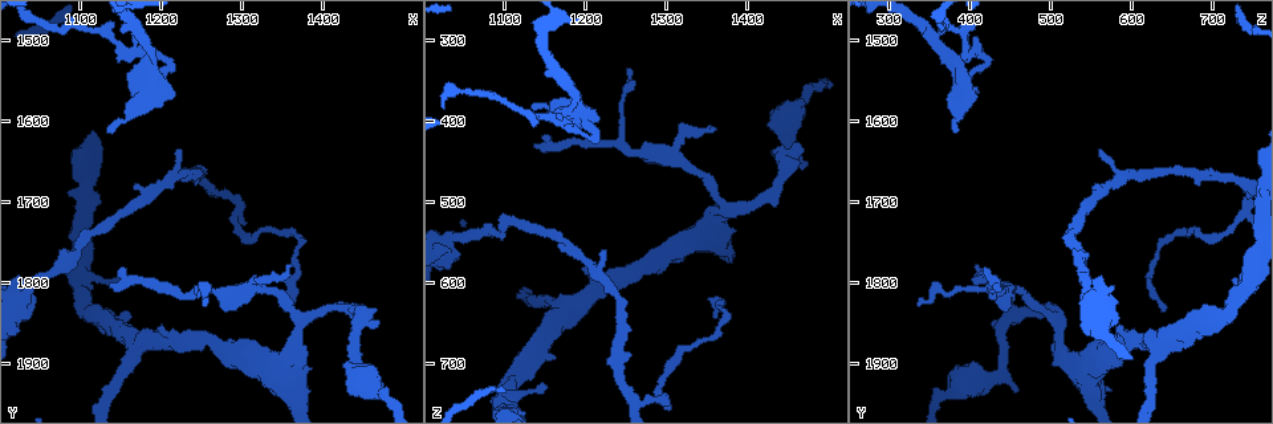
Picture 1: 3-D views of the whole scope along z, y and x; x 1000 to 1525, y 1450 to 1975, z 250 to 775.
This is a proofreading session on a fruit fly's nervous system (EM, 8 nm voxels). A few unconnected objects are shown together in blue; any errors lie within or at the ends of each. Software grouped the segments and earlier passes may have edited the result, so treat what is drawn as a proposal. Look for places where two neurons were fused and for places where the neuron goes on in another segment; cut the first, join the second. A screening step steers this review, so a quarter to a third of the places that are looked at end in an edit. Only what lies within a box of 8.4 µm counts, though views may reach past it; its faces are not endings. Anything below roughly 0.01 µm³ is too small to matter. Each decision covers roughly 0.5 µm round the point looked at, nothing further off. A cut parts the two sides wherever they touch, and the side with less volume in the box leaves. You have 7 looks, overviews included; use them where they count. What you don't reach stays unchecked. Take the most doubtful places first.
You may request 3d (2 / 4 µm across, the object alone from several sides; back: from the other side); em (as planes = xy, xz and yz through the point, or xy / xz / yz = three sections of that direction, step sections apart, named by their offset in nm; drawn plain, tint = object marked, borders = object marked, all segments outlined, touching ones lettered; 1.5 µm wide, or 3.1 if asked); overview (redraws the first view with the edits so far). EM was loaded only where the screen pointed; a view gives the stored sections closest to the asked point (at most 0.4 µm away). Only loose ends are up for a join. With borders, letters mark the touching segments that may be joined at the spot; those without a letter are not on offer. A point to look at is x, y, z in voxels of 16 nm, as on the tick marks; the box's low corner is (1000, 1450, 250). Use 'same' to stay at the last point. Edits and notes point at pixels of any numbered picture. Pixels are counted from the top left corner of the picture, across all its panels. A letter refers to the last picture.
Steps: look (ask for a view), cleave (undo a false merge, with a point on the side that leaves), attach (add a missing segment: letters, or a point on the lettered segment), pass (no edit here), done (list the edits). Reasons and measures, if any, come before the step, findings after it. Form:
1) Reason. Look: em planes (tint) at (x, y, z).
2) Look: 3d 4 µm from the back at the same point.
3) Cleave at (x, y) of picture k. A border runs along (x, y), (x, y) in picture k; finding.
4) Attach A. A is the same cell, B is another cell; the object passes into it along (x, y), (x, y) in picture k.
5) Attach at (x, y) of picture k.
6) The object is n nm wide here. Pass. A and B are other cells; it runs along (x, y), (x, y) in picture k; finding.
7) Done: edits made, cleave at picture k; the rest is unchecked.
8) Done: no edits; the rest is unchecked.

Free end. Look: em xy step 8 (borders) at (1215, 1530, 425).

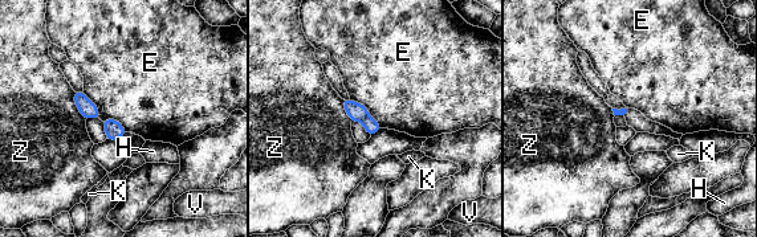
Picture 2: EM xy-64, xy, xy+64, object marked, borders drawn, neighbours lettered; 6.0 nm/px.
Cleave at (355, 111) of picture 2. E, H, K, V and Z are other cells; a border runs along (369, 115), (361, 121) in picture 2; a second neuron is stuck on.

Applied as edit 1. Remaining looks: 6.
Look: overview.

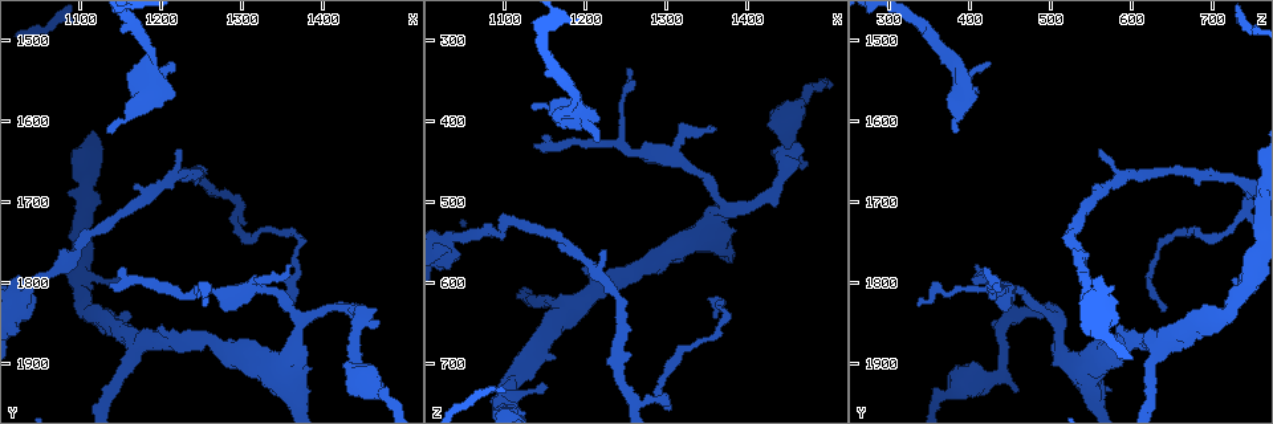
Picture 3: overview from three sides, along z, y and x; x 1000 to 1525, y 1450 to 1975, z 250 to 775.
Free end. Look: em planes (borders) at (1465, 1935, 455).

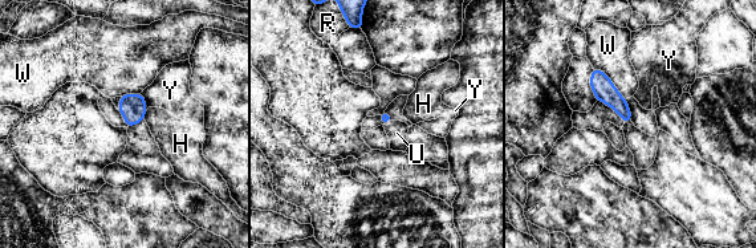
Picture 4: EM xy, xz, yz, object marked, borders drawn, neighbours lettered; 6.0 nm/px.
Attach U. U is the same cell, H, R, W and Y are other cells; it goes on there.

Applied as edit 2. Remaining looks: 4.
Redraw. Look: overview.

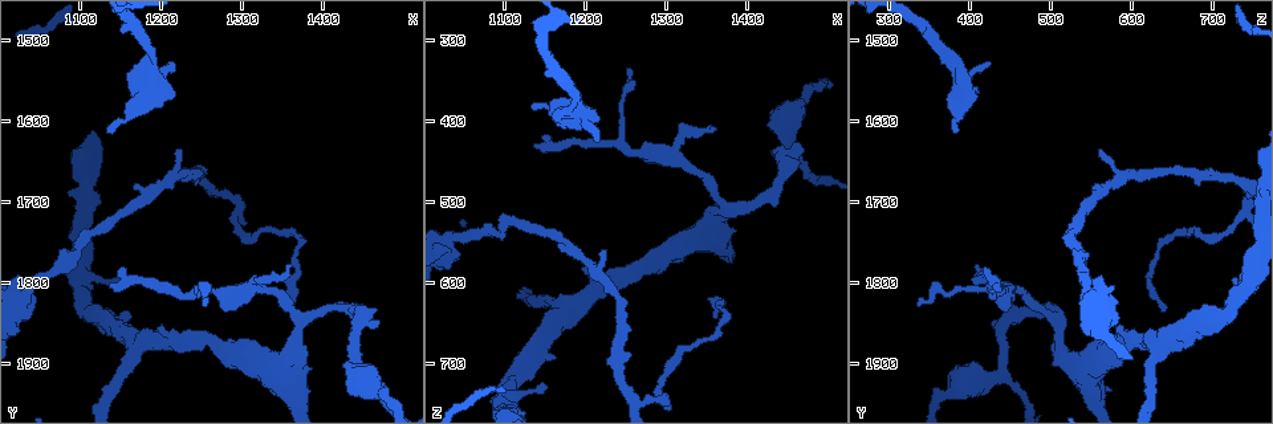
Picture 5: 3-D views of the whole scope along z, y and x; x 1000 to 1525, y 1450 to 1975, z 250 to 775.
Branch stops here. Look: 3d 4 µm at (1360, 1840, 640).

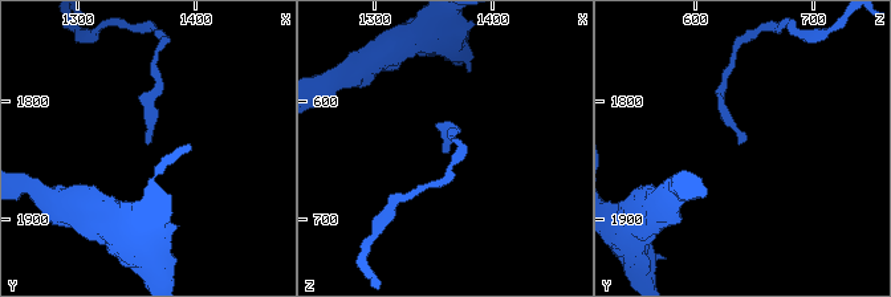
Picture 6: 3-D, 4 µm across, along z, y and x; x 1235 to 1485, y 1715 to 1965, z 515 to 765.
Now the EM. Look: em yz step 4 (tint) at (1360, 1836, 640).

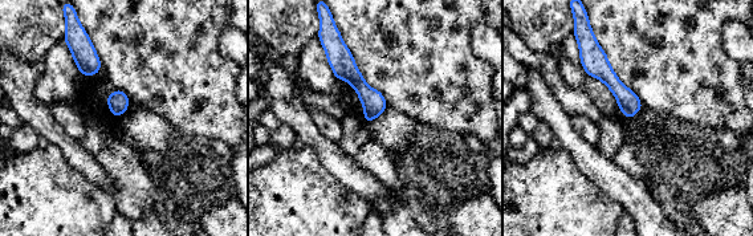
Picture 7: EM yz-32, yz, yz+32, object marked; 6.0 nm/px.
Look: em planes (borders) at the same point.

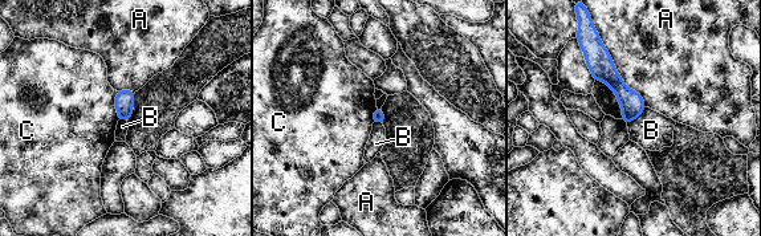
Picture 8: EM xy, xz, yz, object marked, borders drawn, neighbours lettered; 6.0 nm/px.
Pass. A, B and C are other cells; it runs along (593, 52), (633, 104), (633, 116) in picture 8; no lettered segment goes on from it.

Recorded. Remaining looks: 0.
Done: edits made, cleave at picture 2, attach at picture 4; the rest is unchecked.

